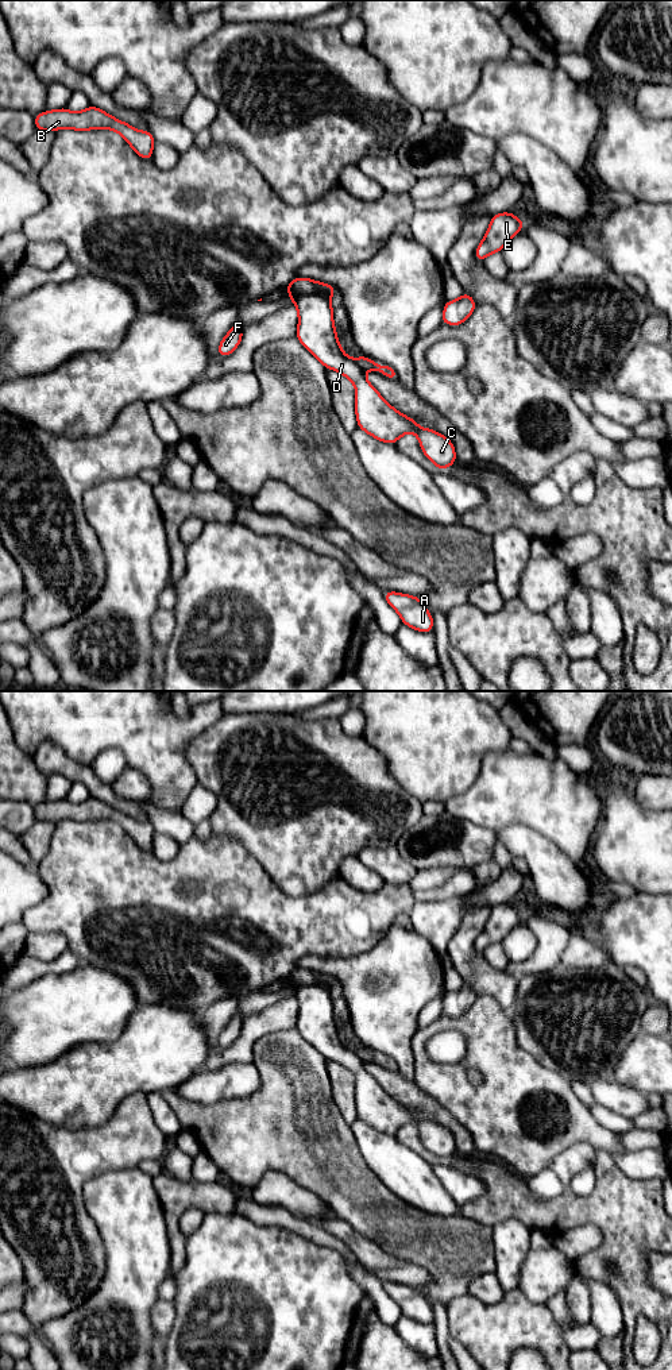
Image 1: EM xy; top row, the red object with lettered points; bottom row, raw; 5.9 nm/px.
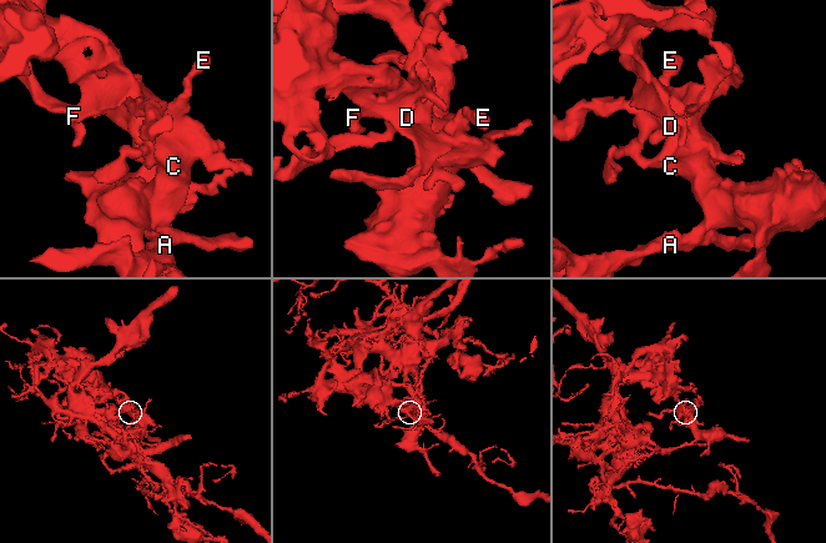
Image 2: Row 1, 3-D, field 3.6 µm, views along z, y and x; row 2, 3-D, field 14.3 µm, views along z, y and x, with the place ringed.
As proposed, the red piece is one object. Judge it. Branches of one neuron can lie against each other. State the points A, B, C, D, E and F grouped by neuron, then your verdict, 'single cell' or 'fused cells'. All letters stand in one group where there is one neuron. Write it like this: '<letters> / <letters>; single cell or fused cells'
A C D E / B F; fused cells

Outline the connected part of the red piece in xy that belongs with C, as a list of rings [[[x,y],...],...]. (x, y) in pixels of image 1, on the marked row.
[[[302,294],[294,301],[294,305],[298,310],[298,329],[296,336],[301,344],[321,364],[329,370],[343,374],[355,385],[355,413],[358,428],[387,444],[395,444],[401,436],[408,432],[413,432],[418,437],[424,455],[435,464],[436,468],[445,470],[447,467],[457,463],[455,445],[448,437],[430,428],[420,428],[416,420],[403,416],[387,404],[375,387],[364,378],[364,370],[356,363],[356,360],[344,354],[339,344],[336,327],[333,325],[333,308],[329,298],[323,294]]]

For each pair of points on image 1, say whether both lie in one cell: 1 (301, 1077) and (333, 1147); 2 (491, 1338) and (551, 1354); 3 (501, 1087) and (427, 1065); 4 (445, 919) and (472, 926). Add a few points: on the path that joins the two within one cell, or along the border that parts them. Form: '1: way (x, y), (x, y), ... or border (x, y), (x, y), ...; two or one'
1: way (301, 1095), (301, 1115), (316, 1130); one
2: way (506, 1338), (536, 1339); one
3: way (482, 1091), (455, 1091), (445, 1083); one
4: border (485, 903), (464, 907), (445, 952); two

